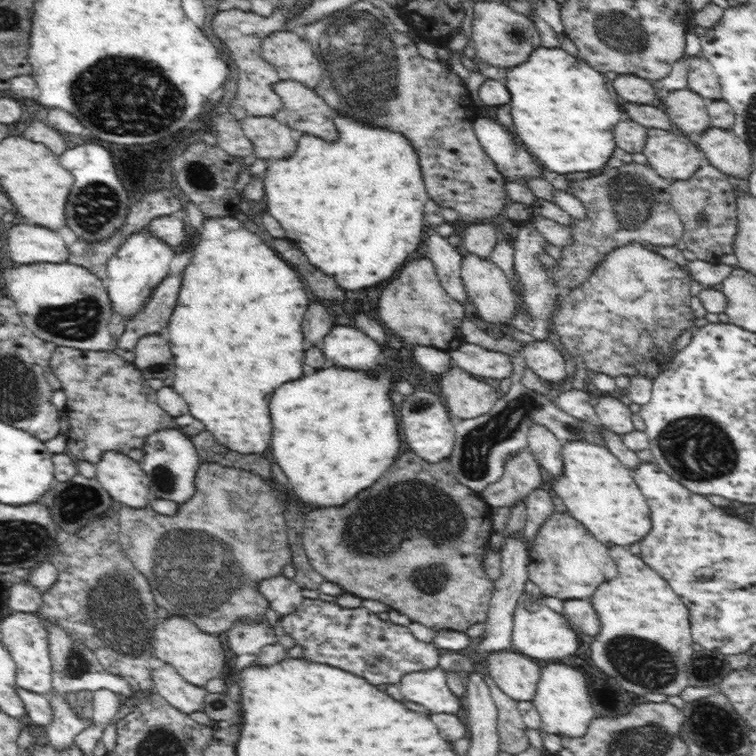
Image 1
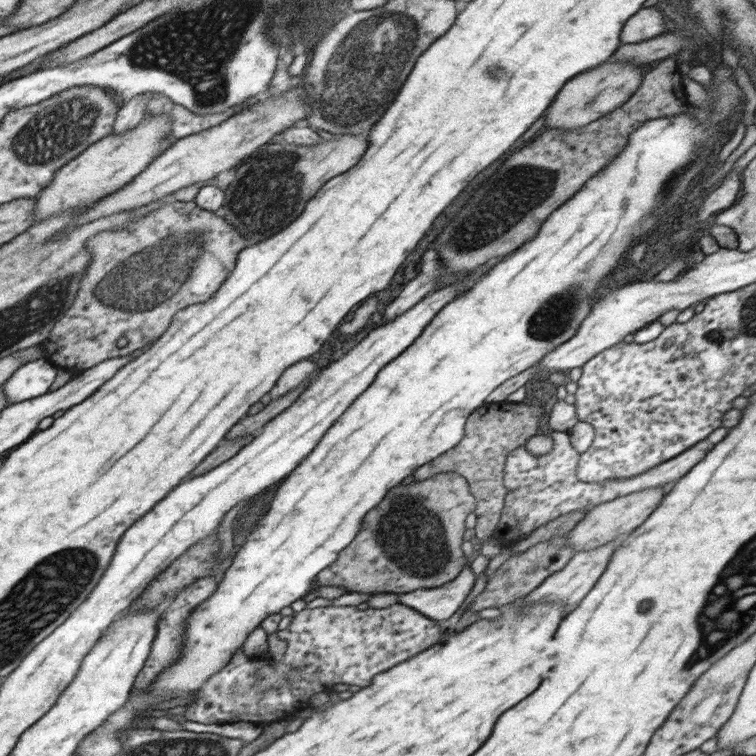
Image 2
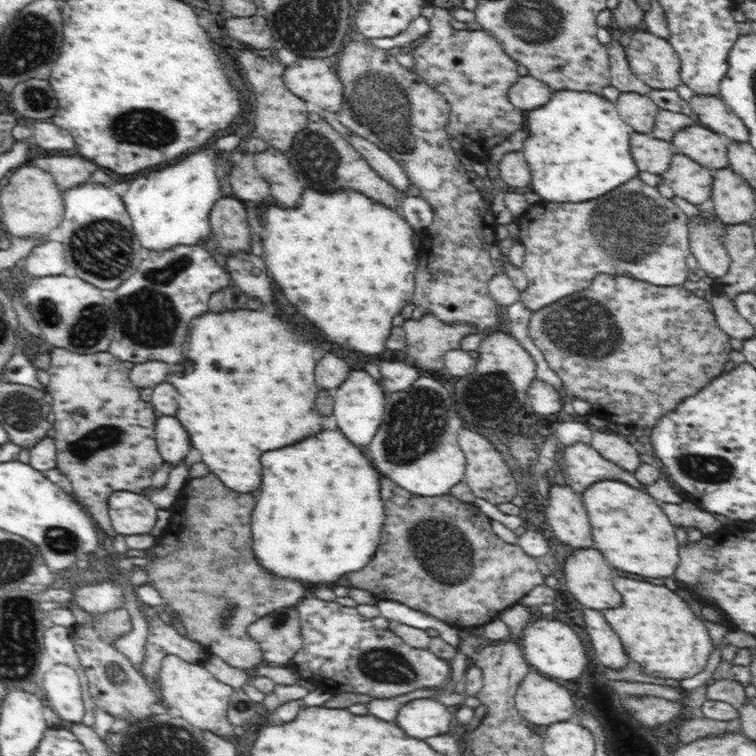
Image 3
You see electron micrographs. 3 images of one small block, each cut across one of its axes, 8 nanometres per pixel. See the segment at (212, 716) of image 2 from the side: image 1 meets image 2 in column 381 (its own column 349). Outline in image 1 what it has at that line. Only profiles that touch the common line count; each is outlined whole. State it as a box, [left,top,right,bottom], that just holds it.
[280,598,440,686]

